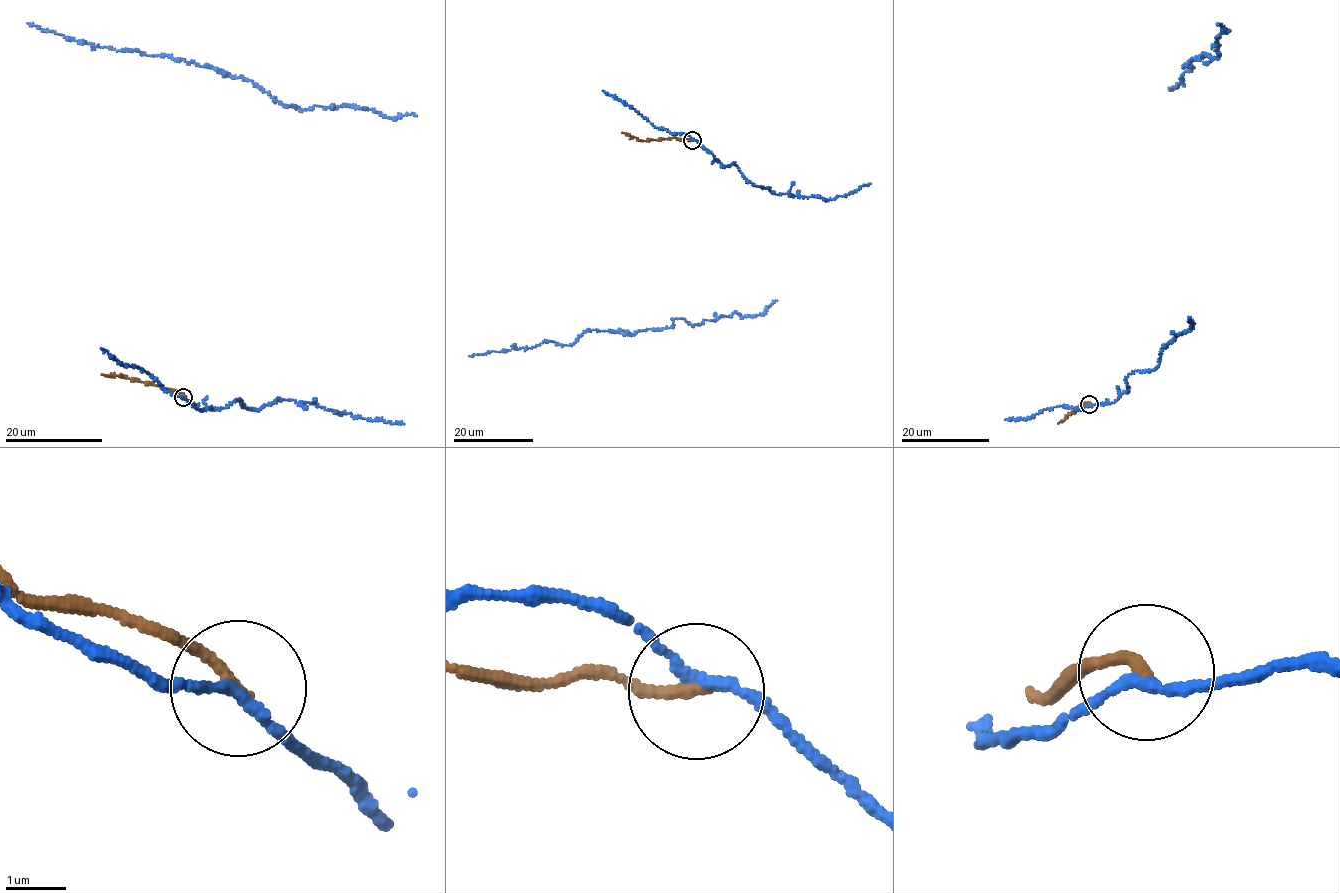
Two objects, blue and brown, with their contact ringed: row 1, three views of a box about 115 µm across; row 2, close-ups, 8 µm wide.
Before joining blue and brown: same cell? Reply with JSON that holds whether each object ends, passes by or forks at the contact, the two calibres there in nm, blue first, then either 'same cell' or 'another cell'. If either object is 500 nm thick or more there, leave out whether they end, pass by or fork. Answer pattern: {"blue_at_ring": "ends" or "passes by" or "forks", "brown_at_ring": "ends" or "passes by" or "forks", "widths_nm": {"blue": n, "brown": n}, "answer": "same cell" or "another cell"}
{"blue_at_ring": "passes by", "brown_at_ring": "ends", "widths_nm": {"blue": 170, "brown": 200}, "answer": "another cell"}

